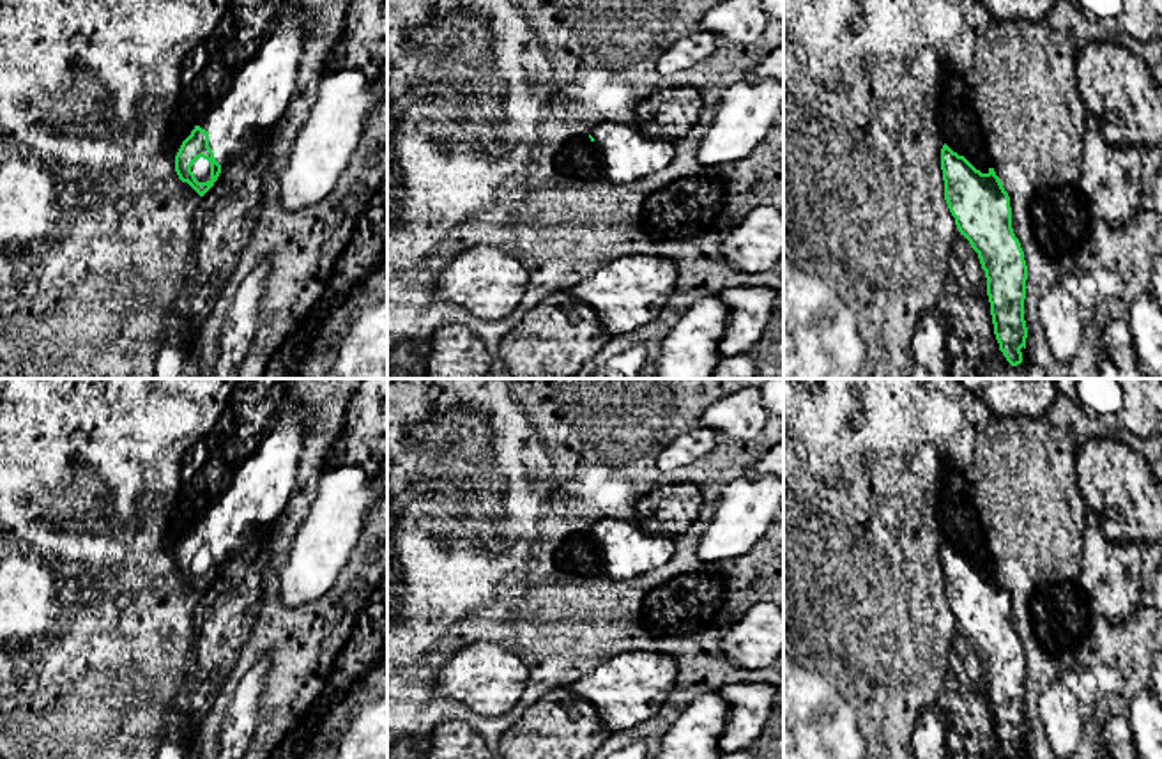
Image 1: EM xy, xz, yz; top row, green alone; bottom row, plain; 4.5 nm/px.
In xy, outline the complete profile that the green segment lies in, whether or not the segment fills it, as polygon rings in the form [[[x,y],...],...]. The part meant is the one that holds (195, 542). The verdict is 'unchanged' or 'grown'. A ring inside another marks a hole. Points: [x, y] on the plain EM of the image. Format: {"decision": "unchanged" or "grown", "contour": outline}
{"decision": "grown", "contour": [[[285,396],[278,421],[260,446],[232,464],[230,478],[209,510],[195,522],[175,552],[175,568],[203,593],[221,566],[241,552],[253,538],[274,531],[287,511],[299,479],[302,449],[315,433],[317,409],[310,402]]]}

